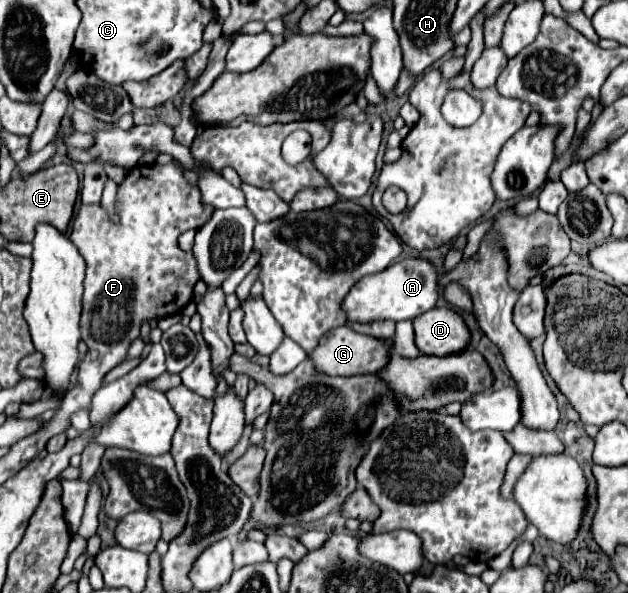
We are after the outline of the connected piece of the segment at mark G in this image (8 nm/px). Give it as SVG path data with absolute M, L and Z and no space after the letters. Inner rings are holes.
M342 325L332 329L332 333L326 333L320 339L320 345L316 345L316 349L308 357L316 365L316 369L320 369L320 373L328 373L330 377L364 375L364 373L378 373L388 363L388 347L376 337L360 335L352 331L348 325Z

